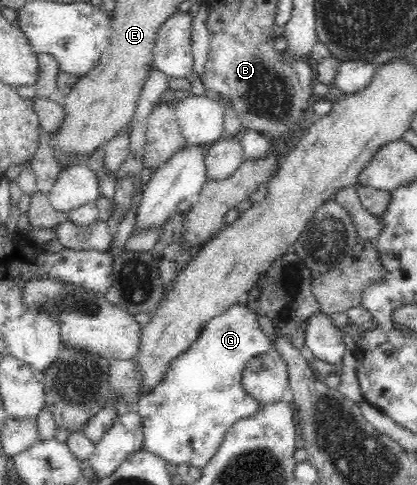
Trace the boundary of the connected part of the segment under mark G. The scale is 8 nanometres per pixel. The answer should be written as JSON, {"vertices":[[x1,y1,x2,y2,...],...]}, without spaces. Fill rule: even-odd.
{"vertices":[[241,302,230,306,223,314,210,318,203,325,196,341,171,360,163,380,142,394,136,408,142,424,143,449,163,458,165,462,202,469,219,448,227,430,238,420,249,418,259,410,261,406,244,391,241,384,242,370,246,363,273,348,272,342,259,327,257,316]]}

